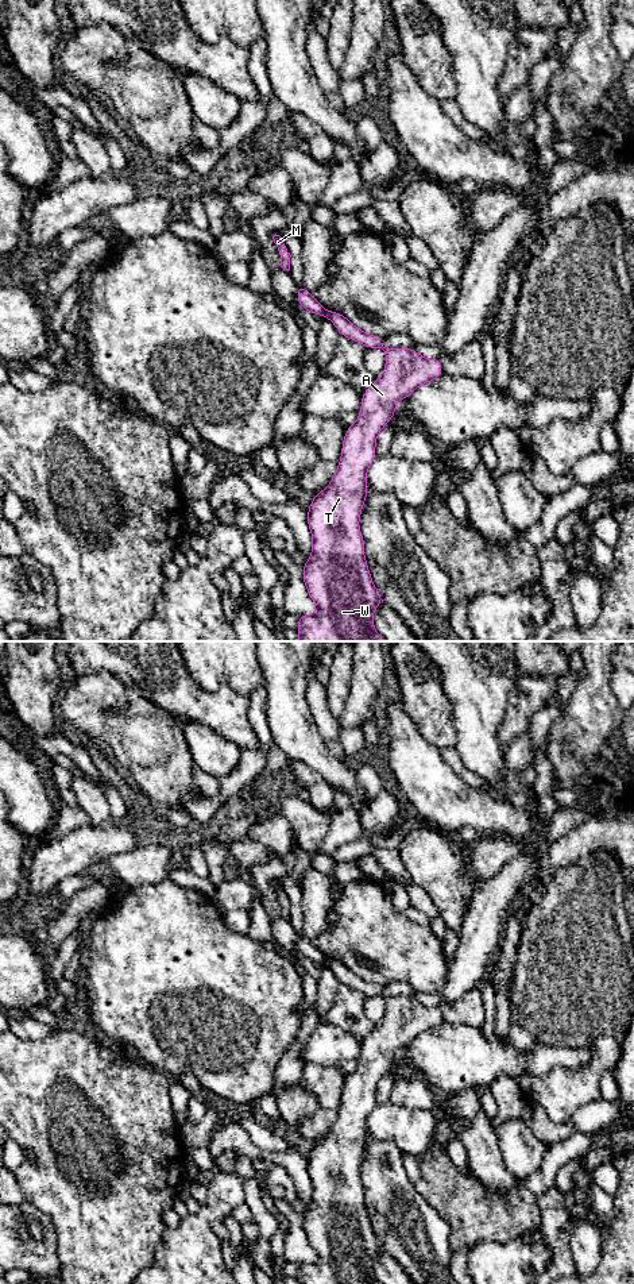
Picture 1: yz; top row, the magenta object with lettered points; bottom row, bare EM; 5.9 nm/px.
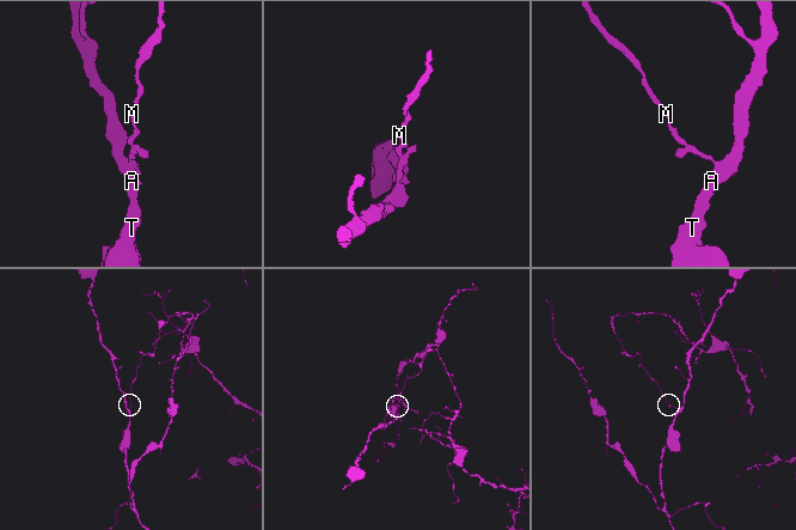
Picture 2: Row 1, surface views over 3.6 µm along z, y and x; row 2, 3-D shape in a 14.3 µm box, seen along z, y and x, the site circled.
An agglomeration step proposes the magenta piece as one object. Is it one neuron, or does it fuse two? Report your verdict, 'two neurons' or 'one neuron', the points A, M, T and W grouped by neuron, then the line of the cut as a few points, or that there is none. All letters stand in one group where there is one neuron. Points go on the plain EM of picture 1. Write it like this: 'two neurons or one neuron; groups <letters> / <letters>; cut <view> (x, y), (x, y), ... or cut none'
two neurons; groups A T W / M; cut yz (327, 957), (323, 963)

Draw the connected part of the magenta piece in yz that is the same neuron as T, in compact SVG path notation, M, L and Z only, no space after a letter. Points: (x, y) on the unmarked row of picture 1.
M326 957L341 984L359 990L366 996L382 996L386 1003L383 1022L362 1042L357 1069L348 1075L341 1095L341 1106L329 1133L314 1144L308 1157L308 1175L313 1191L312 1203L304 1212L302 1229L317 1254L314 1262L298 1264L299 1284L380 1284L374 1276L374 1258L383 1252L382 1242L372 1231L364 1187L359 1176L363 1153L367 1148L367 1118L376 1106L376 1086L395 1064L395 1052L409 1046L425 1030L437 1027L442 1019L440 1007L426 1007L413 996L386 996L382 986L370 983L353 973L340 960Z

